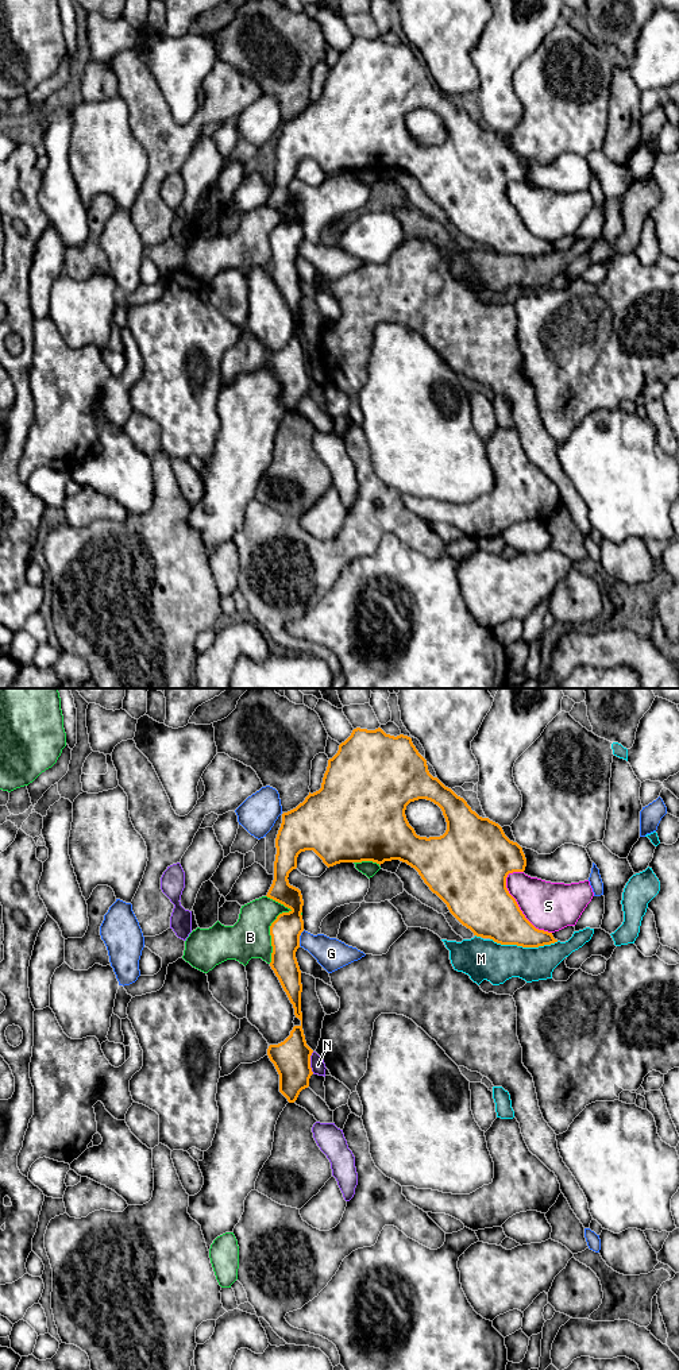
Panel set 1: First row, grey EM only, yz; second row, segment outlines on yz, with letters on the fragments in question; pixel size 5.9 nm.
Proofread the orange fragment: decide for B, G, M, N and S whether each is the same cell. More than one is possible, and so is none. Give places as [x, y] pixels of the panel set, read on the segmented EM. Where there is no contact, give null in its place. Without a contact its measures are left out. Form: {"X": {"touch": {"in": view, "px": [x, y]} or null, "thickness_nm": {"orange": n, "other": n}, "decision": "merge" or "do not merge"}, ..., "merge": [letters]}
{"B": {"touch": {"in": "yz", "px": [273, 922]}, "thickness_nm": {"orange": 180, "other": 240}, "decision": "do not merge"}, "G": {"touch": {"in": "yz", "px": [299, 938]}, "thickness_nm": {"orange": 180, "other": 190}, "decision": "do not merge"}, "M": {"touch": {"in": "yz", "px": [524, 946]}, "thickness_nm": {"orange": 280, "other": 240}, "decision": "do not merge"}, "N": {"touch": {"in": "yz", "px": [309, 1062]}, "thickness_nm": {"orange": 220, "other": 90}, "decision": "do not merge"}, "S": {"touch": {"in": "yz", "px": [519, 907]}, "thickness_nm": {"orange": 360, "other": 280}, "decision": "do not merge"}, "merge": []}

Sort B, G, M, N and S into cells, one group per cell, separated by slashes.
B / G / M / N / S

